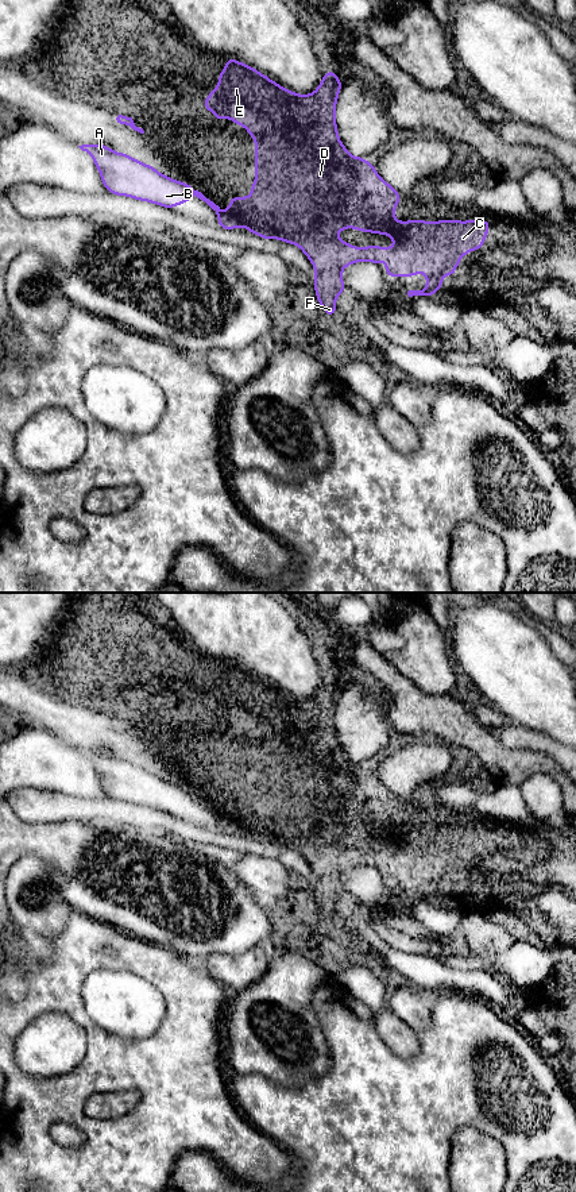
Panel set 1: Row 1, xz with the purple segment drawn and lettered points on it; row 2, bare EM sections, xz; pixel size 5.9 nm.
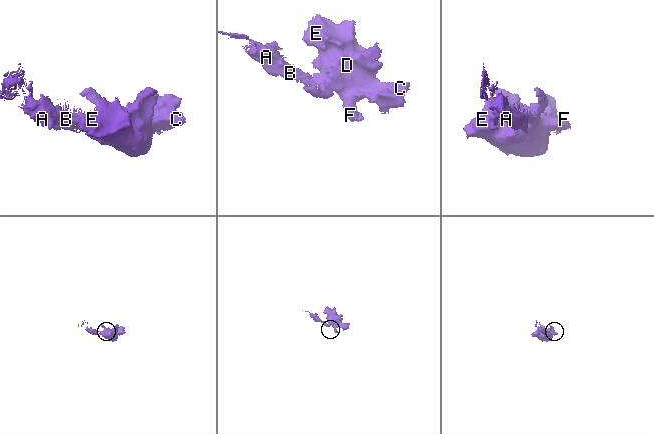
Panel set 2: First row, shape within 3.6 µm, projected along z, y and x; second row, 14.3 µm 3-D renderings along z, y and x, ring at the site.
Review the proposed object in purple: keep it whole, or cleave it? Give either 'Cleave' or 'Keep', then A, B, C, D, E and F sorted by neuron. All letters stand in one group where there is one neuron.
Cleave. Groups: A B / C D E F

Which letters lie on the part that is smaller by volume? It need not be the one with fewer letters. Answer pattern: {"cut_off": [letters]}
{"cut_off": ["A", "B"]}

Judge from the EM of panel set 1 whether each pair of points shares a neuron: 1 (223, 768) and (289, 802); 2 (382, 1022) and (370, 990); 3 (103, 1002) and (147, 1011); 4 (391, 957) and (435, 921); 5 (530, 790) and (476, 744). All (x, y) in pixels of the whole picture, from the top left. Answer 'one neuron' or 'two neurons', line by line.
1: one neuron
2: two neurons
3: one neuron
4: two neurons
5: two neurons

